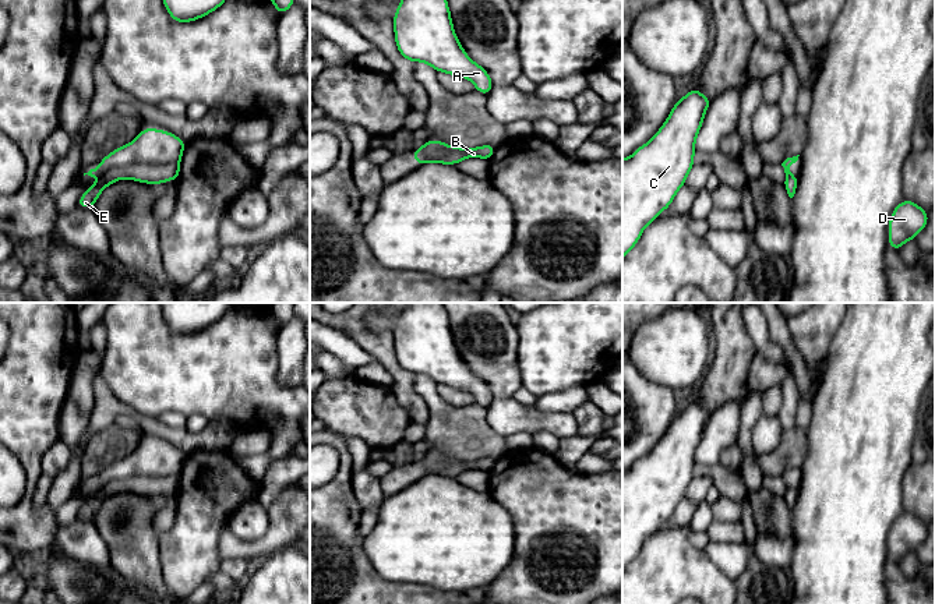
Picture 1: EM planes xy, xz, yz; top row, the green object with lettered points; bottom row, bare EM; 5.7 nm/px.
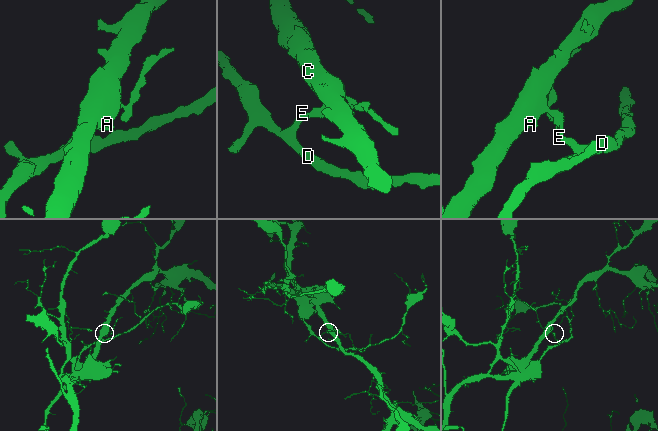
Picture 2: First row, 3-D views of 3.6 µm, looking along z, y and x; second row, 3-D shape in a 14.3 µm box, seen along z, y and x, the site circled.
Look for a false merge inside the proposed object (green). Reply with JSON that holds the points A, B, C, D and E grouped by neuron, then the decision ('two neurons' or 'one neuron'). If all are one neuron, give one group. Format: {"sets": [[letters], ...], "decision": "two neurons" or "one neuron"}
{"sets": [["A", "C"], ["B", "D", "E"]], "decision": "two neurons"}

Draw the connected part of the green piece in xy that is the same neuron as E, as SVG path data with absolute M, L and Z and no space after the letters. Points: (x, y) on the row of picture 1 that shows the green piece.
M180 160L179 162L135 162L124 166L113 166L106 169L103 165L91 169L88 173L84 173L102 179L88 187L82 197L78 199L75 206L92 208L100 192L114 181L120 179L130 179L147 184L163 184L166 180L176 181L180 173Z

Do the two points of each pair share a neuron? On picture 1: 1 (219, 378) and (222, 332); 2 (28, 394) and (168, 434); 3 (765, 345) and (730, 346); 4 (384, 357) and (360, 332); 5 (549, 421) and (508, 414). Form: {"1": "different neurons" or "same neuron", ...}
{"1": "same neuron", "2": "different neurons", "3": "different neurons", "4": "same neuron", "5": "same neuron"}

